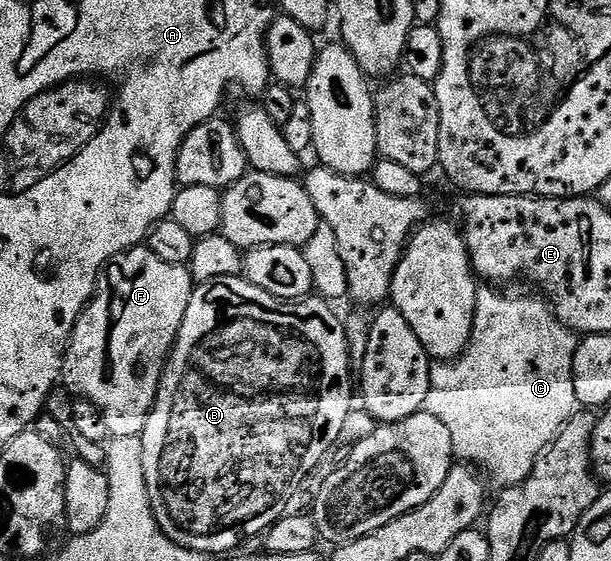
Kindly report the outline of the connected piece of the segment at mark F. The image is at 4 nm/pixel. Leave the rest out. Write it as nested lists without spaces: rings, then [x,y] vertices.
[[[140,244],[134,250],[127,250],[123,254],[118,254],[103,267],[103,273],[95,287],[95,294],[91,297],[91,302],[83,310],[83,314],[77,320],[77,324],[71,333],[71,343],[67,346],[67,354],[63,358],[63,373],[61,375],[62,385],[67,385],[67,390],[76,399],[91,402],[105,416],[105,428],[111,438],[117,436],[140,436],[145,424],[149,420],[151,410],[155,406],[155,397],[159,391],[159,385],[163,379],[163,370],[167,366],[167,359],[171,357],[171,350],[175,346],[175,341],[181,328],[181,320],[185,320],[185,312],[189,309],[189,300],[193,296],[196,288],[196,281],[191,277],[190,269],[177,264],[165,264],[165,260],[160,260],[158,256],[153,256],[153,252],[147,249],[146,245]]]

